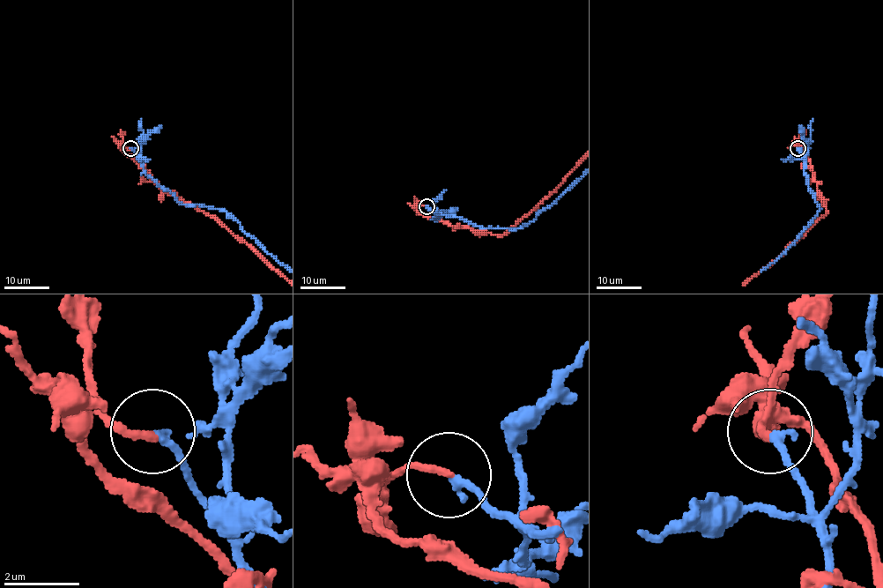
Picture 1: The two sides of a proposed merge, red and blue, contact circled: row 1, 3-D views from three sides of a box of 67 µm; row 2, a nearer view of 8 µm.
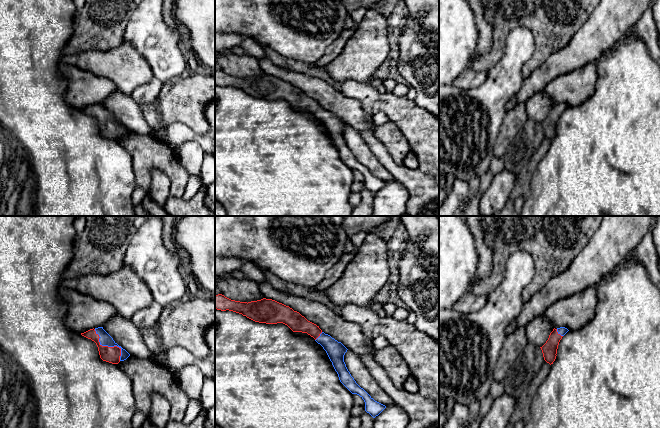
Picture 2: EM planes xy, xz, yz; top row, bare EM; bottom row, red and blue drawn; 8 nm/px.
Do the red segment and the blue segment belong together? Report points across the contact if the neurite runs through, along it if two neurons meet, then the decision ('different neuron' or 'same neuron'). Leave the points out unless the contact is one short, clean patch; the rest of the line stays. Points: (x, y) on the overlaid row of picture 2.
different neuron

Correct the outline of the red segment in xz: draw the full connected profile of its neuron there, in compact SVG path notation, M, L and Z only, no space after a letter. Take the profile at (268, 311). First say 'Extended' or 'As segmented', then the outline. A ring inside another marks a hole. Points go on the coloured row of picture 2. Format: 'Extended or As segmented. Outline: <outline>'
As segmented. Outline: M215 294L215 309L233 311L259 323L283 323L293 332L307 333L315 340L322 333L319 326L308 321L299 312L272 299L263 298L247 303L231 300L222 294Z

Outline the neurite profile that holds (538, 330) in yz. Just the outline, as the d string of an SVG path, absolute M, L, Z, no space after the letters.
M545 314L533 319L525 326L528 342L542 347L549 338L554 327Z

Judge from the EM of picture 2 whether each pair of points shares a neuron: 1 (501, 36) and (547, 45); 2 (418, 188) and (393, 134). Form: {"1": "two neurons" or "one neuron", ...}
{"1": "one neuron", "2": "two neurons"}

